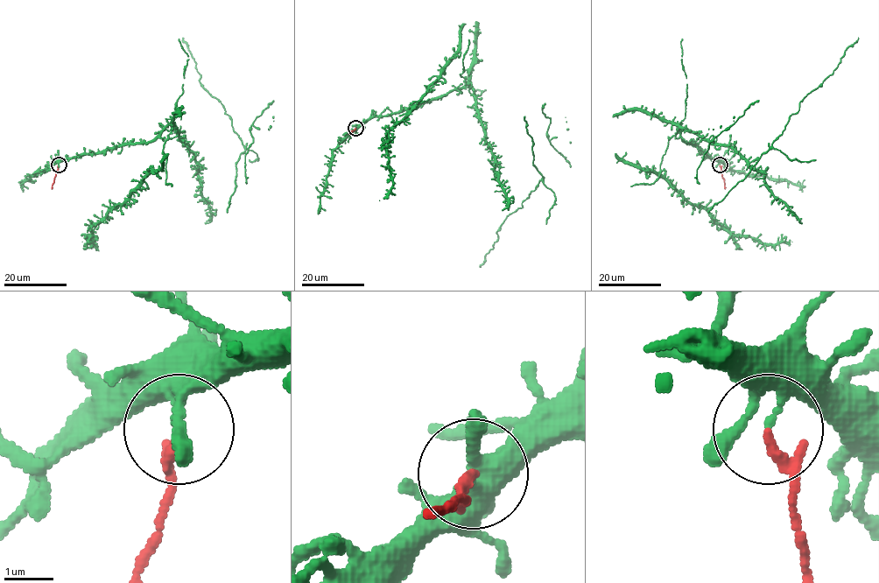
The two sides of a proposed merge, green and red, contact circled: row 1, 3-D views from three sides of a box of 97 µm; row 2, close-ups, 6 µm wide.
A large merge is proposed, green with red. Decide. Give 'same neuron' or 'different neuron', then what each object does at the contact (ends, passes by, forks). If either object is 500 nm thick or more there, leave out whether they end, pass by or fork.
different neuron; green ends there; red ends there

